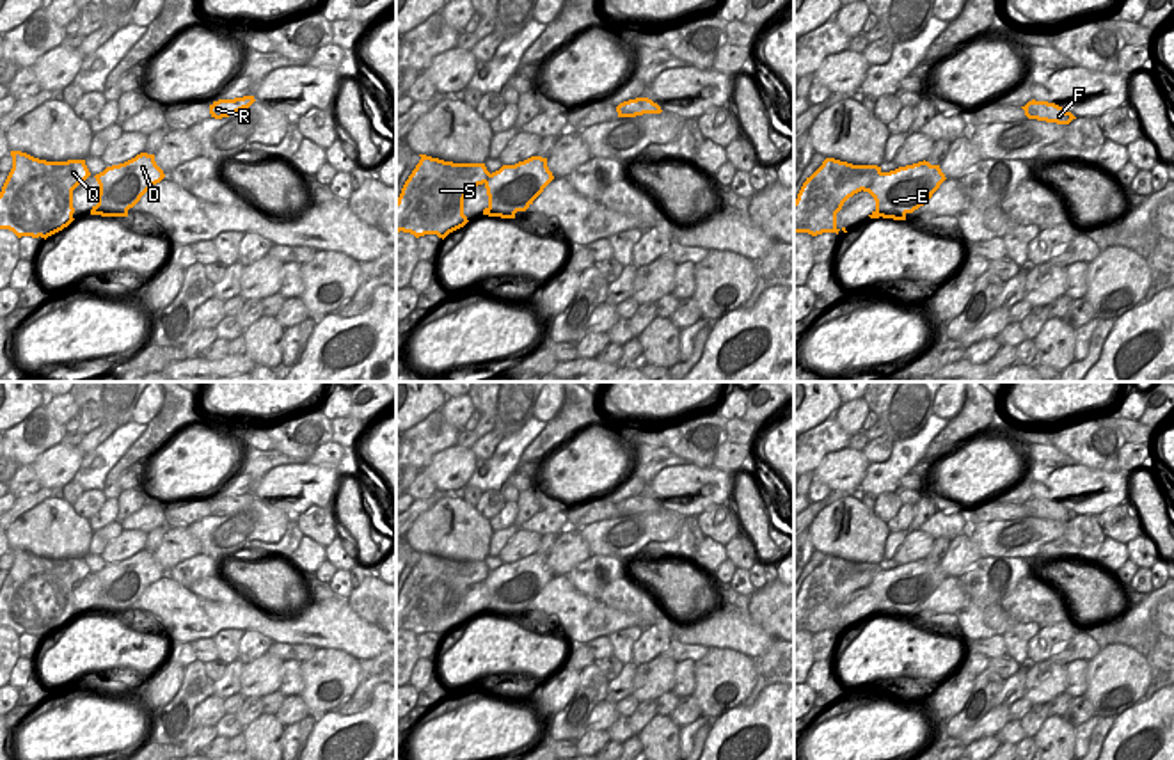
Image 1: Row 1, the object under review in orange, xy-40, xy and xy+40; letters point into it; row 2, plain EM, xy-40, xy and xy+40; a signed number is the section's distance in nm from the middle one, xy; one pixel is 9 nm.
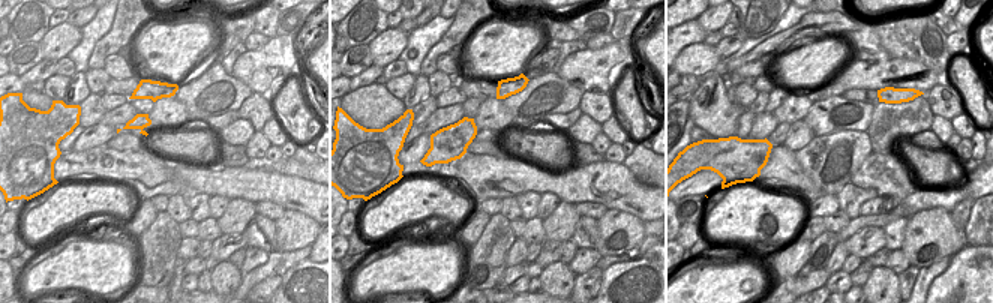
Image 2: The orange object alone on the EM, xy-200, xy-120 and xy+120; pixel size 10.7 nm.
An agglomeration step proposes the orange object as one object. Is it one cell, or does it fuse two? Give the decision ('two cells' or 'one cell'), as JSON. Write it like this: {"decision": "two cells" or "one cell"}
{"decision": "two cells"}

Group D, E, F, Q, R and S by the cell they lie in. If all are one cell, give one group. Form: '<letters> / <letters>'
D E / F Q R S

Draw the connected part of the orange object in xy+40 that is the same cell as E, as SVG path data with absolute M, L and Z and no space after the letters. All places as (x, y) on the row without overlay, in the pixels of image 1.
M925 558L881 570L874 581L863 588L876 598L876 607L869 614L906 618L906 613L924 604L945 577L940 563L931 563Z

